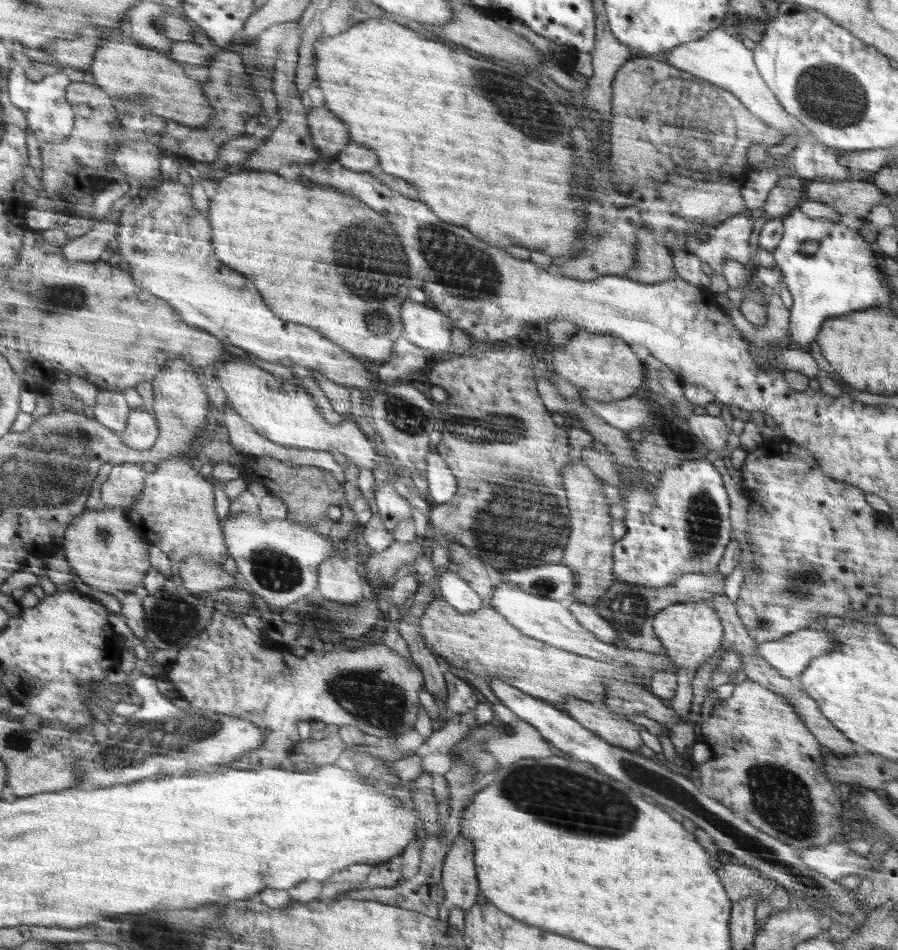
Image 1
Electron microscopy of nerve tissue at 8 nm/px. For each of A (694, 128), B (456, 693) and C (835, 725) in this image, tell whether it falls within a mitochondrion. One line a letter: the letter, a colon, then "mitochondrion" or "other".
A: mitochondrion
B: other
C: other

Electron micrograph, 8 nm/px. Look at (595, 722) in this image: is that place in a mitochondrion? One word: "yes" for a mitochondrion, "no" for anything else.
no

